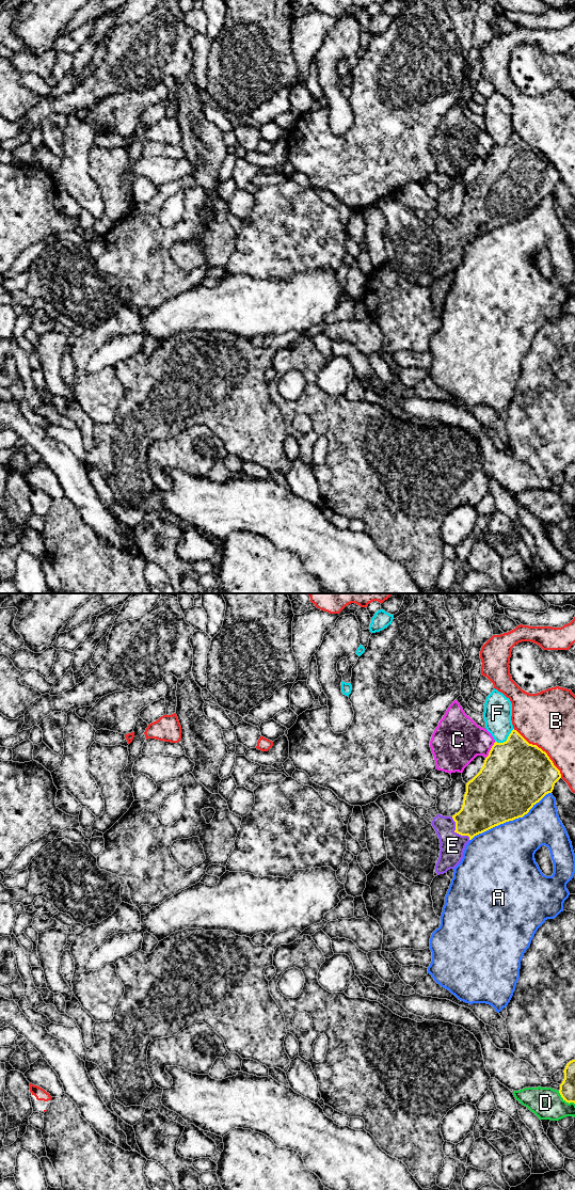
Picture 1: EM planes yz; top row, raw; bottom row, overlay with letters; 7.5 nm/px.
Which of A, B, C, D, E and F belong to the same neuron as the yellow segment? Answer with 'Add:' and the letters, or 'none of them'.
Add: E

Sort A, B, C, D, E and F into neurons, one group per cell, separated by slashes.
A / B / C / D / E / F

